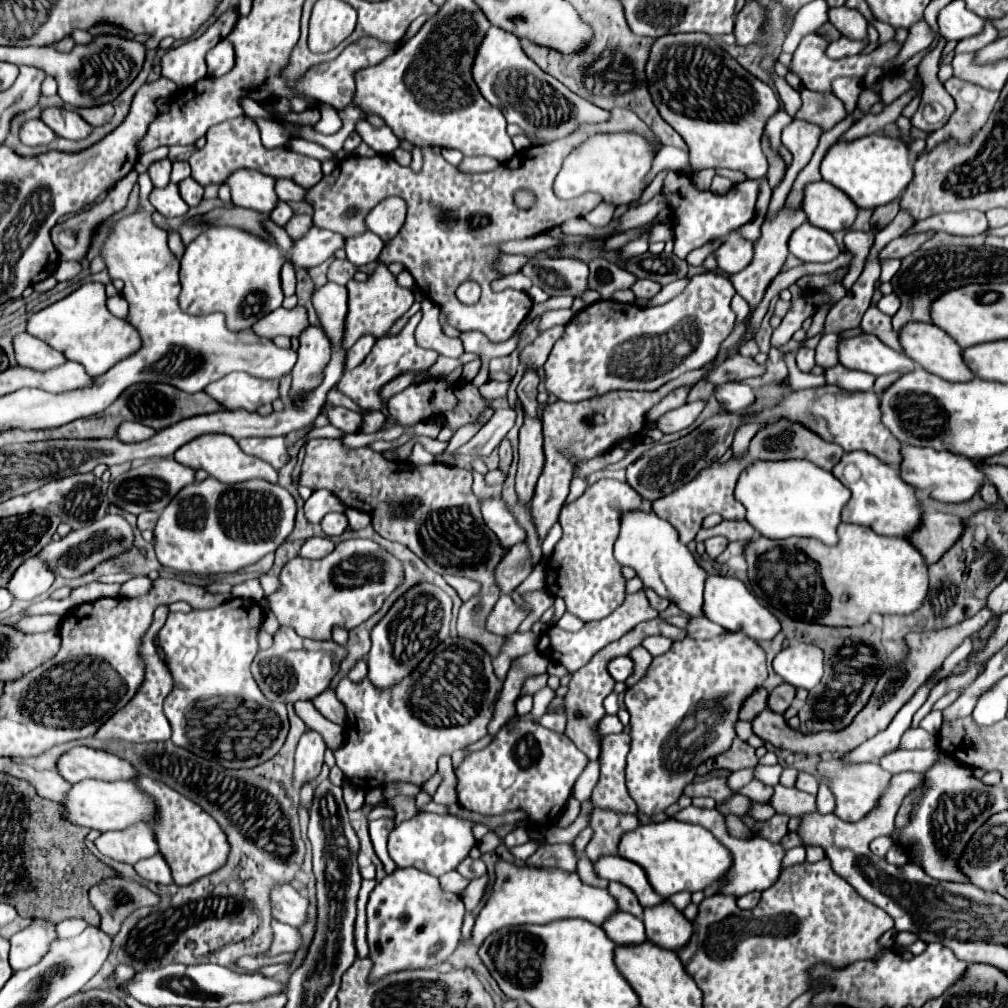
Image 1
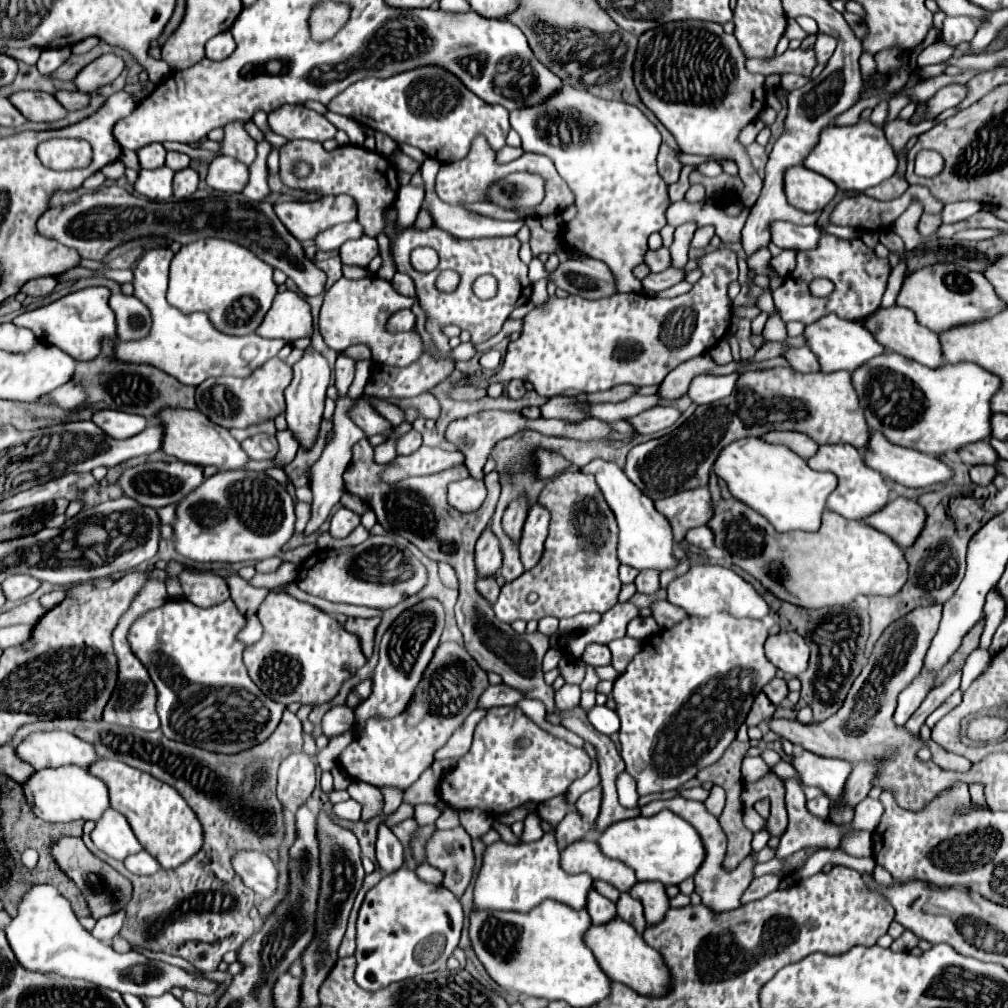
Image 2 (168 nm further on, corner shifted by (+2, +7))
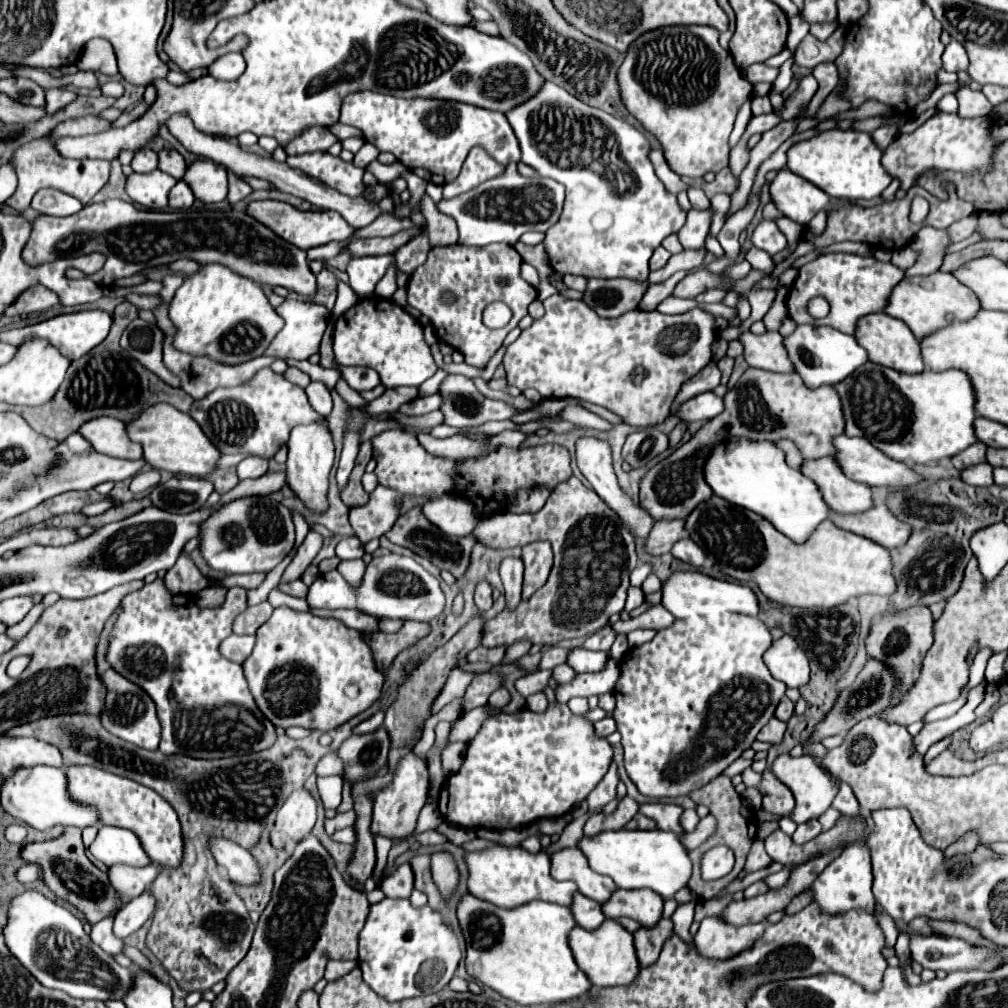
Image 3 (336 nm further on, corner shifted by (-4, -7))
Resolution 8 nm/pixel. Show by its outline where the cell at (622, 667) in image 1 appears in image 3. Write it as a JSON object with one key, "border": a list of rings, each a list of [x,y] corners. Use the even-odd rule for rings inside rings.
{"border":[[[572,649],[568,655],[568,665],[576,673],[586,673],[586,671],[600,671],[604,669],[604,663],[608,659],[606,651],[588,651],[588,649]]]}

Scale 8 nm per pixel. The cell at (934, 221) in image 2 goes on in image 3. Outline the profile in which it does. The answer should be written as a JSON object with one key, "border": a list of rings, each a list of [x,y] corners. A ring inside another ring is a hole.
{"border":[[[966,217],[962,221],[956,221],[954,225],[948,227],[948,235],[950,239],[956,243],[956,241],[962,241],[966,237],[970,237],[974,231],[976,231],[976,225],[978,225],[978,219],[976,217]]]}

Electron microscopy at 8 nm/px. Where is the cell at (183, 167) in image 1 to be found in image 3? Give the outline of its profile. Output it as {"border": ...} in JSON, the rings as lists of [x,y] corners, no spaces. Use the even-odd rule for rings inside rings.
{"border":[[[162,149],[158,151],[158,169],[172,175],[174,179],[182,179],[186,171],[186,163],[176,149]]]}

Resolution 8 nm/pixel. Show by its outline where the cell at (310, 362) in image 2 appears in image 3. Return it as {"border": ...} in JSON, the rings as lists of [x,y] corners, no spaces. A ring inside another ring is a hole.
{"border":[[[322,423],[298,425],[290,433],[288,441],[288,461],[286,461],[286,485],[290,491],[314,513],[324,513],[328,509],[328,473],[334,463],[334,445],[328,427]]]}

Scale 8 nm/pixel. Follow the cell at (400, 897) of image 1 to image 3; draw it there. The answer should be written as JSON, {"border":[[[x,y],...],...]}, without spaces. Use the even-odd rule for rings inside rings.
{"border":[[[384,899],[372,905],[368,921],[358,935],[358,967],[364,973],[364,981],[384,999],[402,1001],[412,999],[416,995],[428,995],[444,989],[452,979],[458,963],[460,963],[460,947],[456,935],[450,927],[446,927],[436,911],[428,905],[414,909],[408,899]]]}

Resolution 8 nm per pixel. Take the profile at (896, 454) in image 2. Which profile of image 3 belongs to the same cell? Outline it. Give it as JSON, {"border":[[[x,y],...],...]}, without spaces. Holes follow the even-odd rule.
{"border":[[[838,435],[836,437],[836,455],[832,455],[844,475],[848,475],[854,481],[860,481],[868,487],[904,487],[904,485],[914,485],[920,481],[920,477],[900,461],[894,461],[886,457],[882,451],[878,451],[868,439],[864,437],[846,437]]]}

